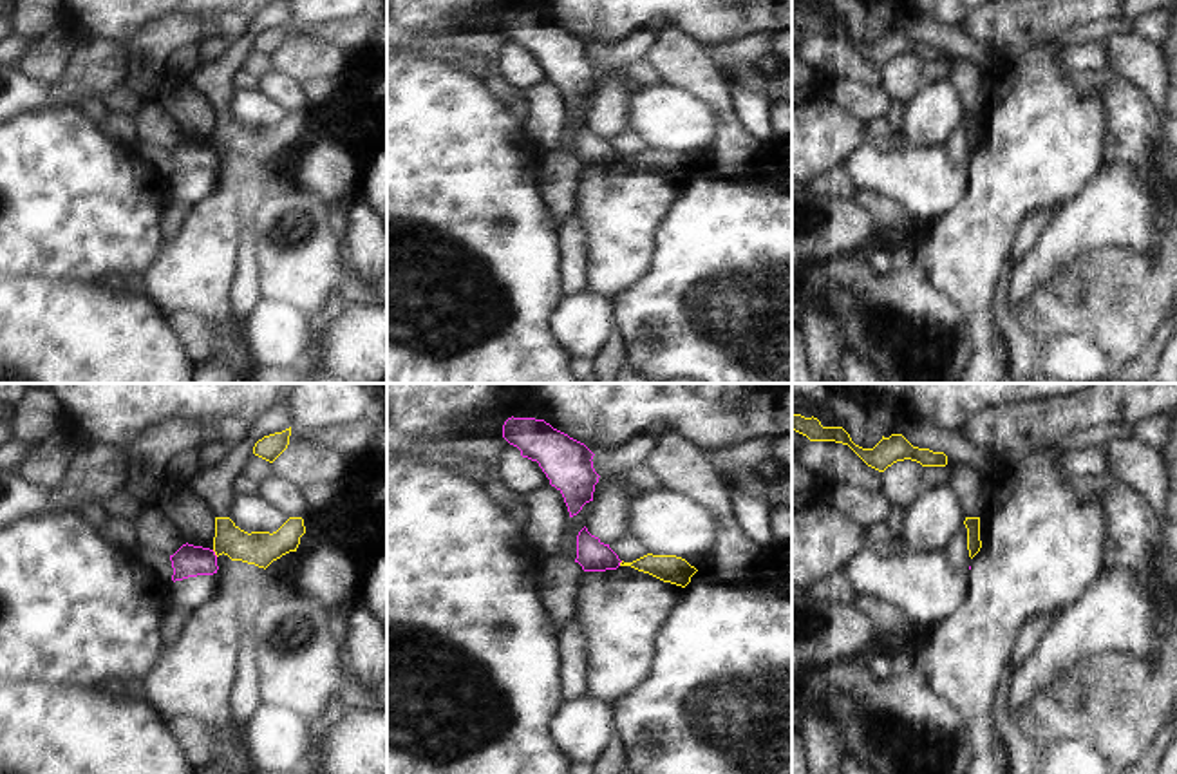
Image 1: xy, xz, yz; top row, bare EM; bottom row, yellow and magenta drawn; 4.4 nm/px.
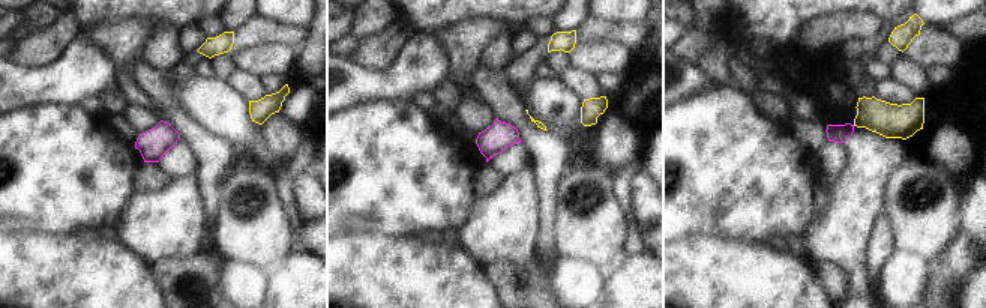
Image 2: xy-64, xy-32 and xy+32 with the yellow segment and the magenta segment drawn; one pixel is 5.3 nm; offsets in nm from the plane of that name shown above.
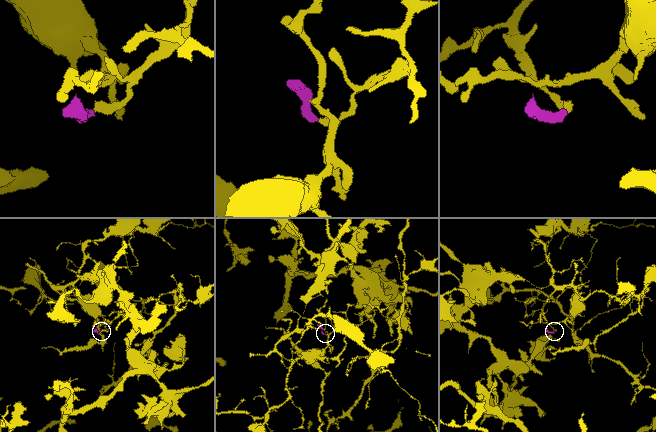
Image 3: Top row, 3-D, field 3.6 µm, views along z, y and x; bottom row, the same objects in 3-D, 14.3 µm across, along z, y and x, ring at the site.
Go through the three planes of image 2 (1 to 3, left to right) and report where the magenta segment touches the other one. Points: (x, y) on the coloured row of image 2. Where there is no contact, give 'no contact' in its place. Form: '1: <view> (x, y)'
1: no contact
2: no contact
3: no contact

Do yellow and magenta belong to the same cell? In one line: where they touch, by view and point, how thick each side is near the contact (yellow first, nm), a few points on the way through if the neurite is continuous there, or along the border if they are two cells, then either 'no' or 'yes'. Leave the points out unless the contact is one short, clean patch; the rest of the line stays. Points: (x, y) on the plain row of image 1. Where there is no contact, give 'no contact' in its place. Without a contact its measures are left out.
contact xy (216, 149); calibres 160 and 140 nm; border xy (212, 145), (217, 151); no

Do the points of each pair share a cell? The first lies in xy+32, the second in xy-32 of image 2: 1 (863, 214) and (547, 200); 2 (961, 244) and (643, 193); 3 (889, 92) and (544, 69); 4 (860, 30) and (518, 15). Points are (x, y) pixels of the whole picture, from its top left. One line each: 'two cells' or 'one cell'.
1: two cells
2: one cell
3: two cells
4: two cells

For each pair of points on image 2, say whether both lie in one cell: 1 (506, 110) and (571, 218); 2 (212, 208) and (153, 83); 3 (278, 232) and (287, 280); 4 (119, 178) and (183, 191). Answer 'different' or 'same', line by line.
1: different
2: same
3: different
4: different

